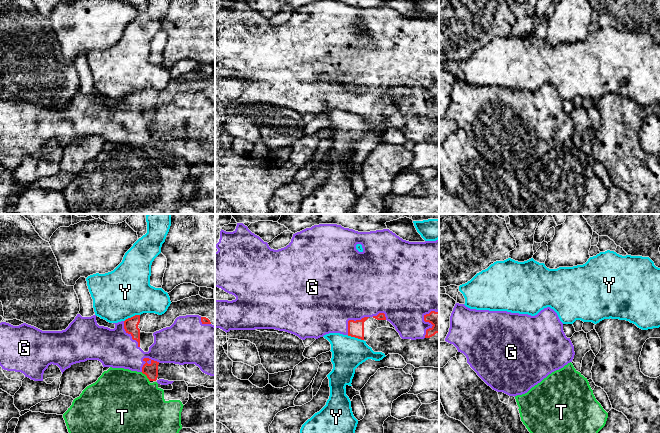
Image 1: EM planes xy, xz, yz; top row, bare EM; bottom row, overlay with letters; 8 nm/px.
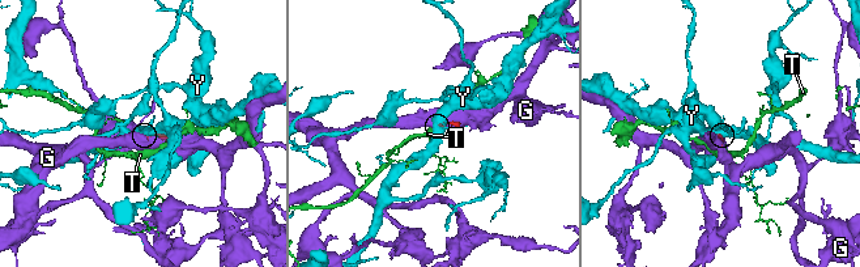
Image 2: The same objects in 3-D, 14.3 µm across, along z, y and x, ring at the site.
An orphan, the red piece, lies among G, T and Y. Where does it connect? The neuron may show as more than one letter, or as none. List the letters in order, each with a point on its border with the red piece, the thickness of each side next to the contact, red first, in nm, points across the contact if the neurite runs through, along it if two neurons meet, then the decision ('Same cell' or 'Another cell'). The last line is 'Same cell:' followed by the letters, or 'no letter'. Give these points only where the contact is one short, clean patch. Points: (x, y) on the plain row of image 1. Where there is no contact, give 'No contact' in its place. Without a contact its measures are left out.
G: Touches red at xy (148, 136). Thickness 110 nm (red) against 300 nm. Same cell
T: Touches red at xy (146, 151). Thickness 110 nm (red) against 480 nm. Boundary: xy (141, 148), (149, 157). Another cell
Y: Touches red at xz (355, 113). Thickness 130 nm (red) against 260 nm. Another cell
Same cell: G

